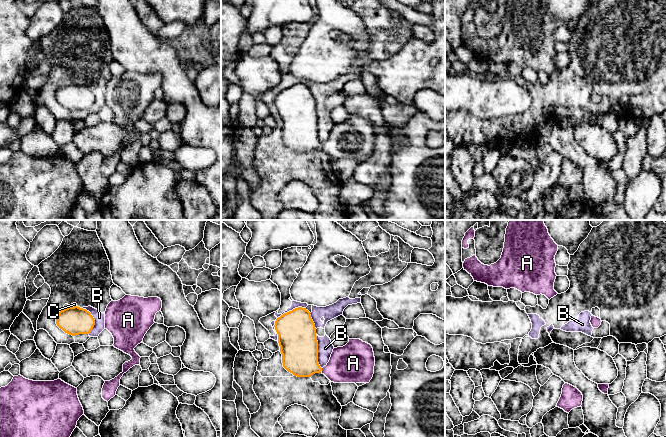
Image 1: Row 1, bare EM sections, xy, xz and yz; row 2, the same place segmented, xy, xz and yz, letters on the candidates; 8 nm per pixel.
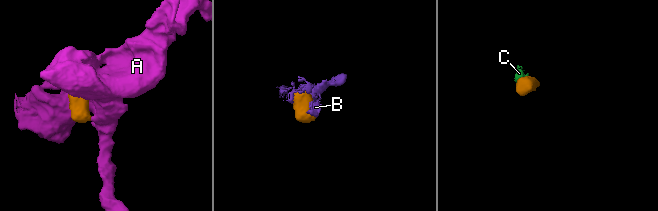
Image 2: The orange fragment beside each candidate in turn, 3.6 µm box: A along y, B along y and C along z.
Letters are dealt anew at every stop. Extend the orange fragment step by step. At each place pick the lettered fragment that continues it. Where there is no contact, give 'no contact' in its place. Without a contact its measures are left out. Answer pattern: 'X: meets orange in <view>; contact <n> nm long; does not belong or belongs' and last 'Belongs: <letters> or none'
A: meets orange in xz; contact 40 nm long; belongs
B: meets orange in xz; contact 280 nm long; does not belong
C: meets orange in xy; contact 100 nm long; does not belong
Belongs: A

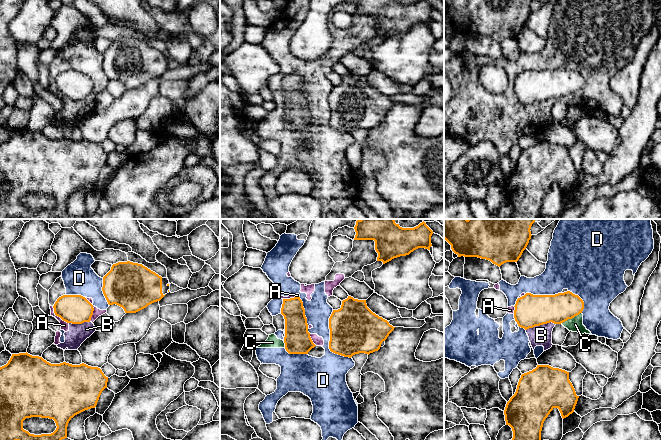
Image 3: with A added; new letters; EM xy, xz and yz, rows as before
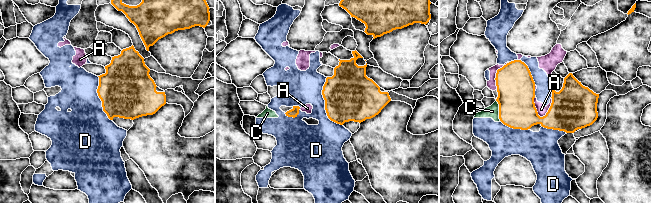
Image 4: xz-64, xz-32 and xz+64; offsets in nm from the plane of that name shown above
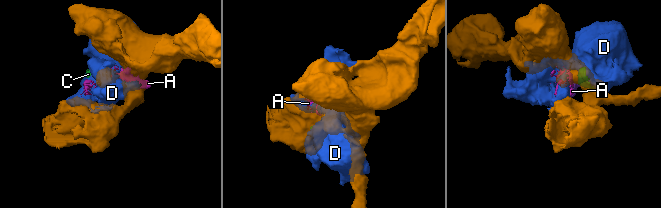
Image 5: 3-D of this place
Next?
A: meets orange in xy; contact 190 nm long; does not belong
B: meets orange in yz; contact 240 nm long; does not belong
C: meets orange in yz; contact 200 nm long; does not belong
D: meets orange in xz; contact 420 nm long; does not belong
Belongs: none

